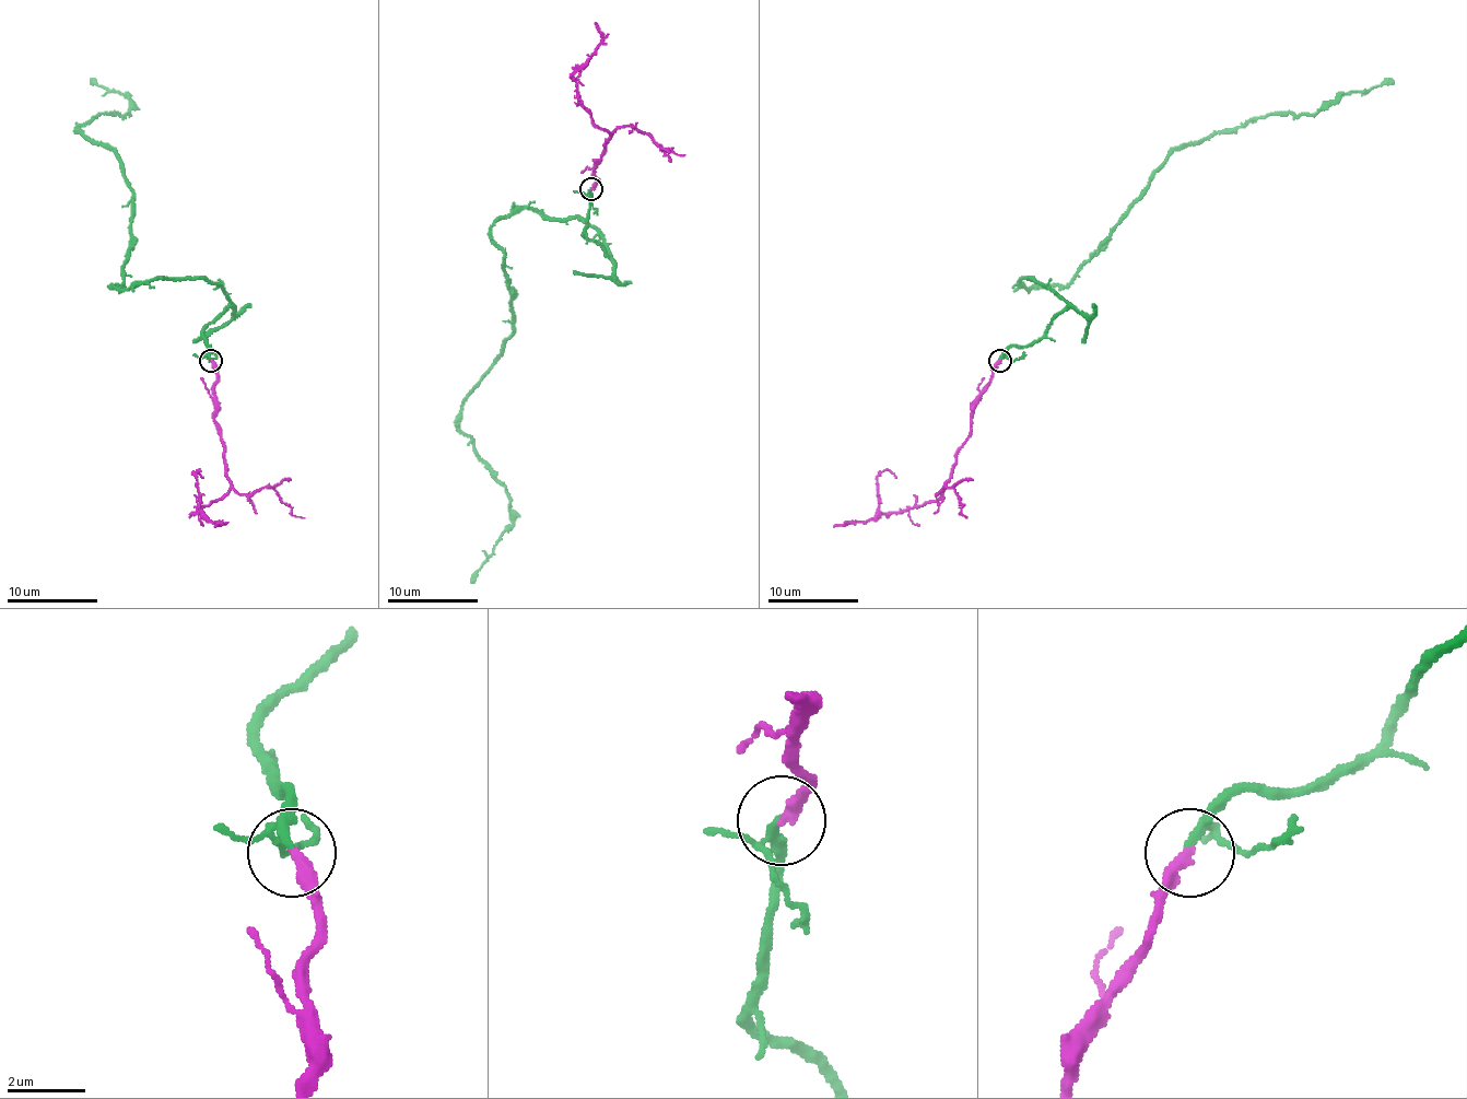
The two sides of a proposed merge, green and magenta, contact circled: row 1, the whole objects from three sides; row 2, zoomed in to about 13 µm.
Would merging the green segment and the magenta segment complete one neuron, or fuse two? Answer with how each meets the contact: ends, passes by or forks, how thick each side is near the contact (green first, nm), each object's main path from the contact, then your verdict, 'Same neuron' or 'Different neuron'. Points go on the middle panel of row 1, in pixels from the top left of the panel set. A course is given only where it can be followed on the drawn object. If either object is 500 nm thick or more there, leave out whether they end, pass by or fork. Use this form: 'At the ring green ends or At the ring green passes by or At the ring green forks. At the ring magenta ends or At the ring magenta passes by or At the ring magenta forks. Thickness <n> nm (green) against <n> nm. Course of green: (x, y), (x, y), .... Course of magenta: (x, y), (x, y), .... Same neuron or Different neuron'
At the ring green forks. At the ring magenta ends. Thickness 140 nm (green) against 320 nm. Course of green: (591, 189), (610, 255), (581, 219), (492, 228), (512, 332), (460, 428), (509, 522), (471, 583). Course of magenta: (591, 189), (596, 183), (594, 162), (610, 135), (596, 126), (581, 103), (578, 67), (583, 84). Same neuron

